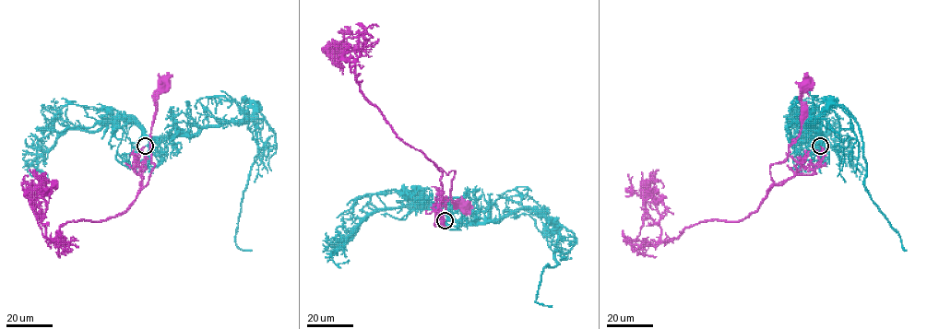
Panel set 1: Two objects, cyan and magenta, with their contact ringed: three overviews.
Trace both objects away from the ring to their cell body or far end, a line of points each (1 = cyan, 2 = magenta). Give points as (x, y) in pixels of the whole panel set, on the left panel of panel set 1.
1: (145, 146), (204, 127), (244, 123), (258, 104), (258, 157), (243, 193), (235, 237), (240, 248), (252, 250)
2: (145, 146), (136, 169), (143, 187), (154, 165), (149, 146), (156, 97), (164, 88)

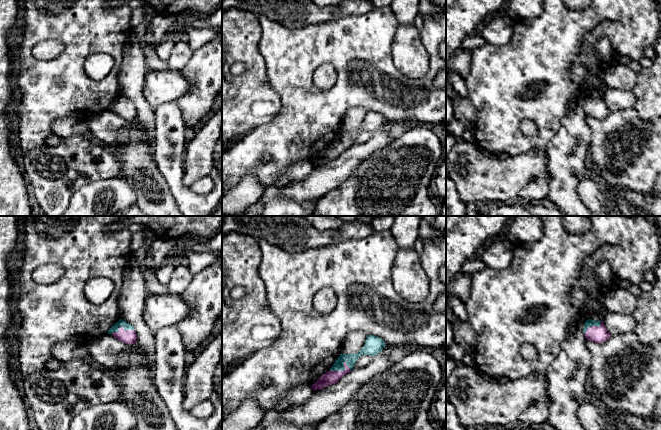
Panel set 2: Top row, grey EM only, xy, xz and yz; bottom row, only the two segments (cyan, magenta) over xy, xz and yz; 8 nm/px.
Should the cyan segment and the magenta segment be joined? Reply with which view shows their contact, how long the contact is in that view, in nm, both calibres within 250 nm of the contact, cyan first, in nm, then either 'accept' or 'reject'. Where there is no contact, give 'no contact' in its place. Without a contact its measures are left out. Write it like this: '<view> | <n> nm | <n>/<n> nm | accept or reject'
xz | 180 nm | 90/110 nm | reject

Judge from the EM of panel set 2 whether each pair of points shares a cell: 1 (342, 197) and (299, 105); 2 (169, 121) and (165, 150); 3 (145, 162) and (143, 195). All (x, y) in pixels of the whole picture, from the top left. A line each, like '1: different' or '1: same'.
1: different
2: same
3: same

